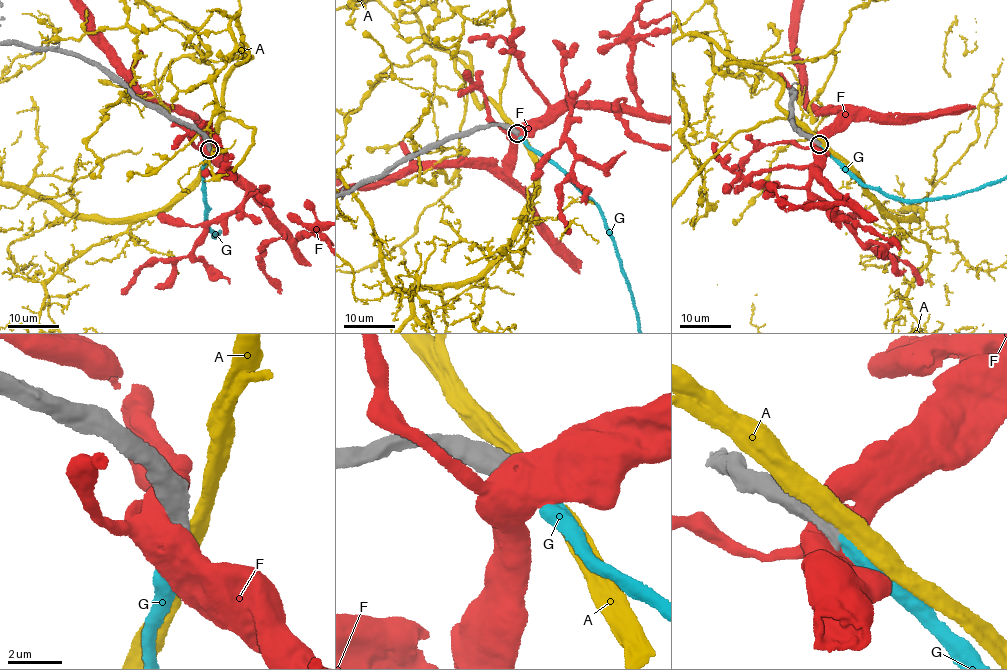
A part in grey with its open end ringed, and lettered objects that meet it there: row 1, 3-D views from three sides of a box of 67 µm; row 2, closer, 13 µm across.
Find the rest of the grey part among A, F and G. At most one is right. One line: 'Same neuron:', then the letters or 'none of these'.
Same neuron: G

